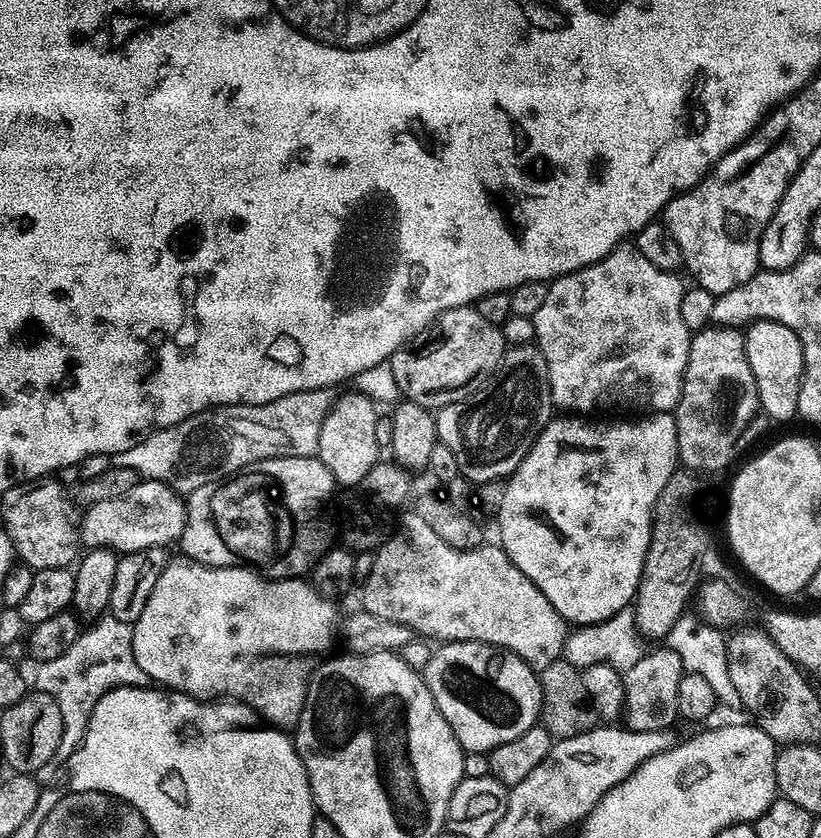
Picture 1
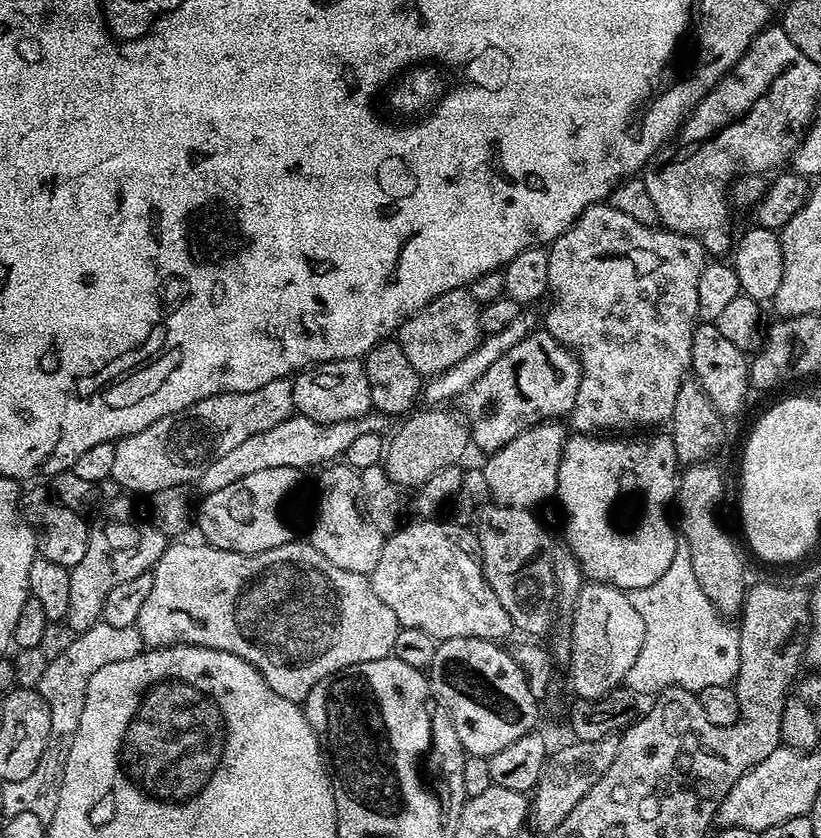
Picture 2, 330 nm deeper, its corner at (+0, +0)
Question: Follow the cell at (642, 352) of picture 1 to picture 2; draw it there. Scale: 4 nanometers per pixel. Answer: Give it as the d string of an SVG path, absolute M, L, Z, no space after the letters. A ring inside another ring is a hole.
M607 202L590 205L570 227L553 240L548 248L550 258L550 301L552 305L544 316L543 331L548 332L560 344L566 345L576 354L580 362L580 385L576 395L576 406L570 413L571 427L580 434L604 434L607 428L640 428L643 424L660 424L671 421L674 398L678 398L678 386L689 375L692 367L692 332L698 323L698 274L702 274L706 263L704 247L694 238L670 232L663 226L642 226L634 218L614 210Z

